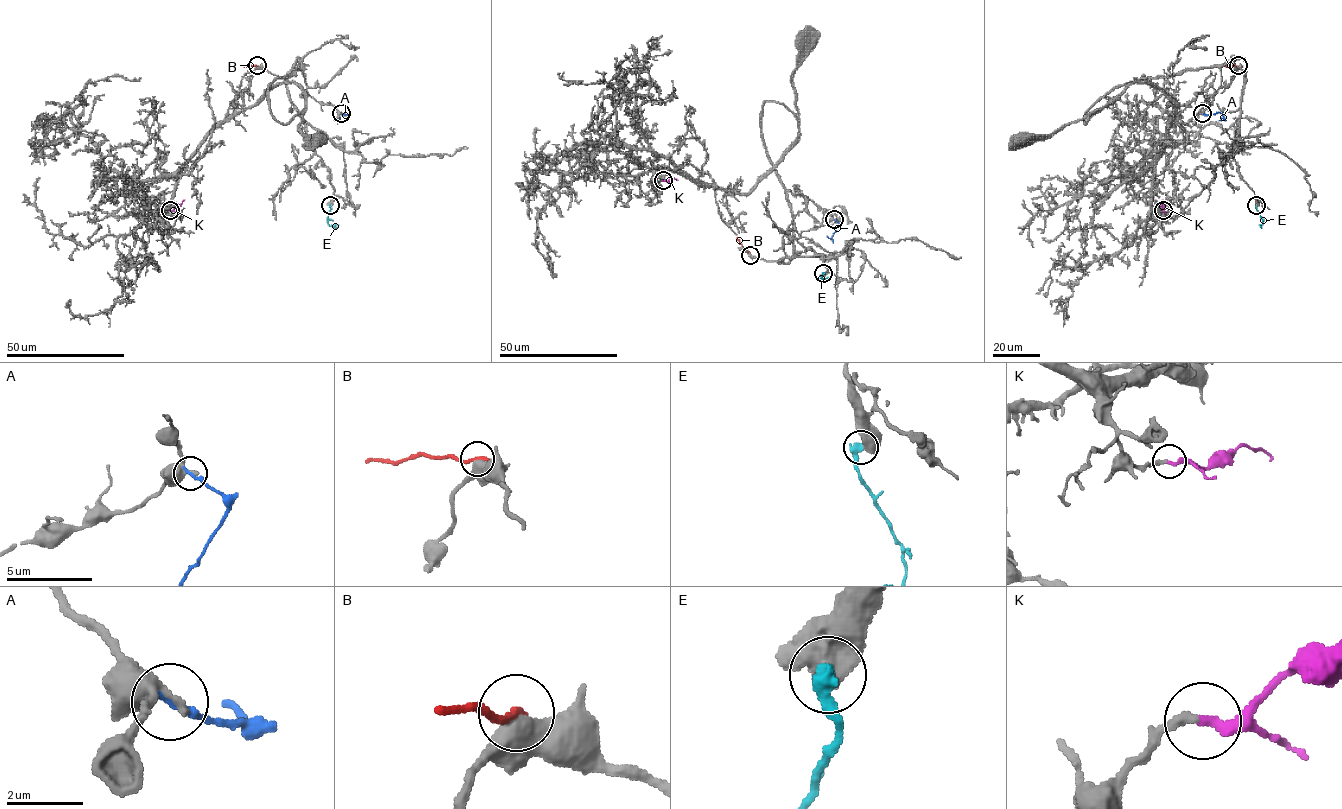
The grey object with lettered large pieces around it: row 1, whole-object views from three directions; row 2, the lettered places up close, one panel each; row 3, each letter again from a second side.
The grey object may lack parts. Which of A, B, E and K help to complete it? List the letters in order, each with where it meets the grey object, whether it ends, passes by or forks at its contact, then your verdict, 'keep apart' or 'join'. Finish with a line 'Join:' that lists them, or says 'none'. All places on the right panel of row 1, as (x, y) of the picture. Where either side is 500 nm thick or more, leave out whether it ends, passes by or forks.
A: (1202, 113) | it ends | keep apart
B: (1238, 65) | keep apart
E: (1256, 205) | keep apart
K: (1163, 210) | it ends | join
Join: K

